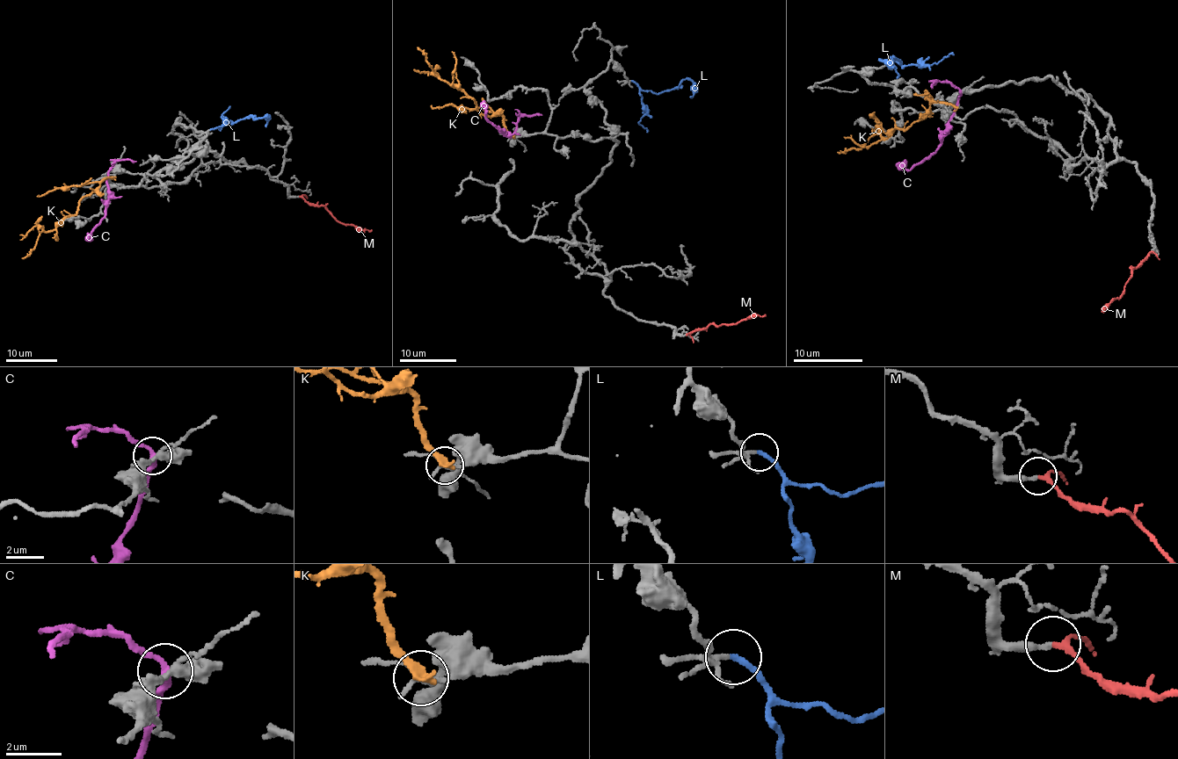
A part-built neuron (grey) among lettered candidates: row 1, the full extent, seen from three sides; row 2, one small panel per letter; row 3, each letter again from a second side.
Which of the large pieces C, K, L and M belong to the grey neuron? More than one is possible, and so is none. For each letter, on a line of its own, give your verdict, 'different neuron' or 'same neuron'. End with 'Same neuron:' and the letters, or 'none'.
C: different neuron
K: different neuron
L: same neuron
M: same neuron
Same neuron: L, M

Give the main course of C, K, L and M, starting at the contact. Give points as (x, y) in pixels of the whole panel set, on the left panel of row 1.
C: (114, 164), (107, 177), (105, 215), (90, 233), (90, 240), (88, 236)
K: (112, 177), (106, 178), (81, 199), (74, 213), (67, 215), (54, 228), (42, 232), (30, 253), (21, 258)
L: (210, 129), (236, 123), (243, 119), (266, 117), (265, 126)
M: (299, 196), (309, 203), (323, 206), (339, 222), (371, 231)

